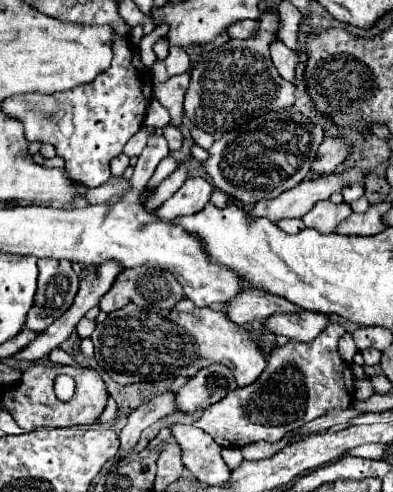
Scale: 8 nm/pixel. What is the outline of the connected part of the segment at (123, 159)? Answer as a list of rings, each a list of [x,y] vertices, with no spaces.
[[[117,155],[113,161],[111,161],[111,175],[121,175],[125,169],[129,167],[129,157],[127,155]]]

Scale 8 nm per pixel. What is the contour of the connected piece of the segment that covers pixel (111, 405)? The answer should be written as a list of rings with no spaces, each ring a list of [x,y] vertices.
[[[109,397],[109,403],[107,403],[107,407],[105,407],[105,411],[101,413],[101,417],[95,421],[95,423],[111,423],[115,417],[119,415],[119,411],[117,411],[117,405],[115,405],[115,401]]]

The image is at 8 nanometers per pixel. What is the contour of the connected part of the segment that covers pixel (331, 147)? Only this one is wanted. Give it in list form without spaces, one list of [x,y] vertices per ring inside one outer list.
[[[327,137],[319,147],[317,159],[313,163],[313,173],[333,173],[351,151],[351,145],[343,137]]]

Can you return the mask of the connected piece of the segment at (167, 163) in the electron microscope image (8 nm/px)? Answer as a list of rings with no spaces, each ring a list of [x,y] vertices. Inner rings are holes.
[[[167,155],[159,165],[157,165],[157,169],[155,169],[155,173],[153,173],[153,177],[149,179],[149,183],[147,183],[147,187],[157,187],[159,185],[159,181],[161,179],[165,179],[171,171],[175,171],[177,169],[177,161],[171,157],[171,155]]]

